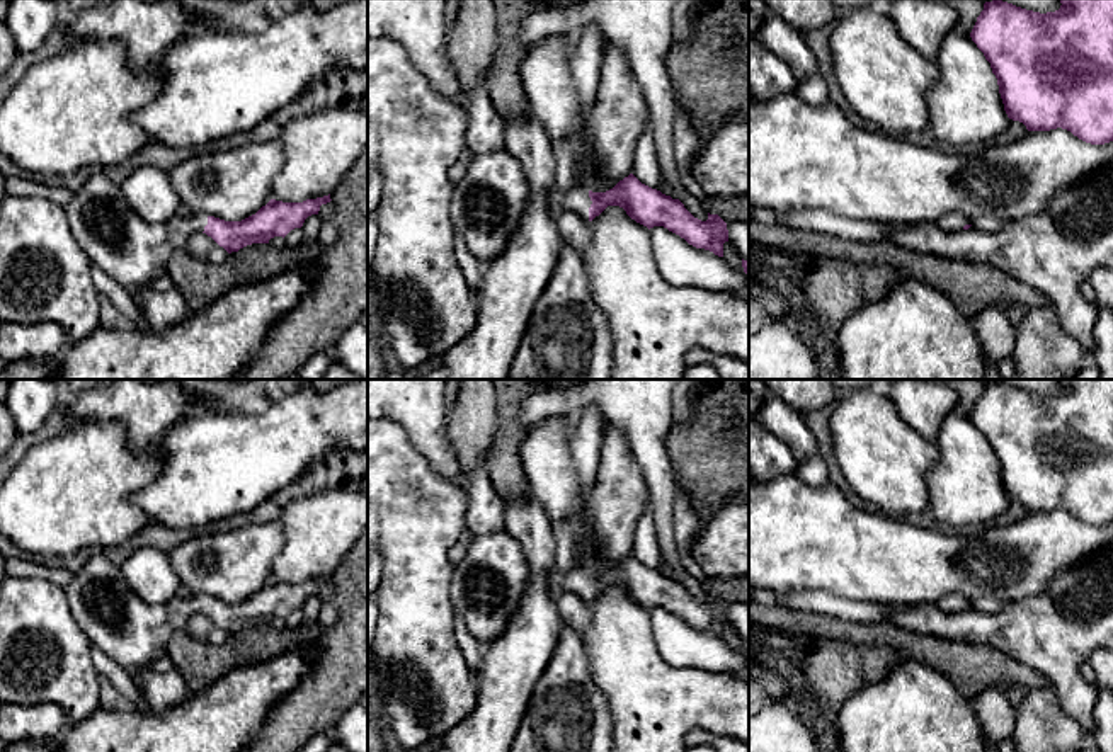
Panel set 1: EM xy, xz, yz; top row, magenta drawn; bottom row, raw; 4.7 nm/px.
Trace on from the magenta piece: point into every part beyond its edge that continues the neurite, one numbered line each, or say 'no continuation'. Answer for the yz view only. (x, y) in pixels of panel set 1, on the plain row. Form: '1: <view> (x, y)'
1: yz (952, 604)

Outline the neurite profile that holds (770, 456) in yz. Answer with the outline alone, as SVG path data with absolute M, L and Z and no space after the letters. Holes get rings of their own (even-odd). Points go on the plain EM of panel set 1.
M749 415L749 476L764 483L791 470L796 463L788 446Z

